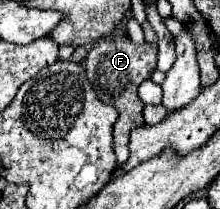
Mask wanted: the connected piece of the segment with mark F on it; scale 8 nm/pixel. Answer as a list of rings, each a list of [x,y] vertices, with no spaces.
[[[120,35],[112,39],[102,39],[100,43],[96,43],[84,61],[88,81],[96,89],[98,97],[106,103],[112,103],[118,109],[120,117],[114,125],[114,147],[116,147],[118,163],[124,163],[128,159],[128,131],[144,123],[144,117],[142,117],[144,103],[138,97],[138,85],[144,79],[148,79],[156,69],[156,53],[158,53],[156,45],[144,43],[142,47],[136,47],[126,35]]]

